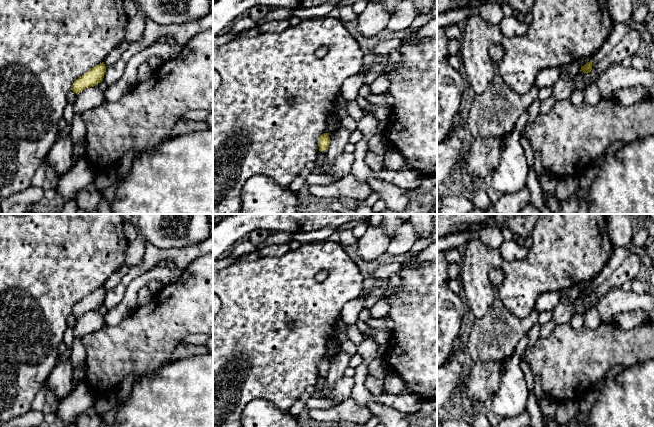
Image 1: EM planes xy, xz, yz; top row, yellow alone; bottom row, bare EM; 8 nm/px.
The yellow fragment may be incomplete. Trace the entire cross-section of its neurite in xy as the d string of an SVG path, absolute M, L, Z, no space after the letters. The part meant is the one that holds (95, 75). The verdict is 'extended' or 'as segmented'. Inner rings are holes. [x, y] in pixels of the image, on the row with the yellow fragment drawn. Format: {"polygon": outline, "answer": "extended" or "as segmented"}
{"polygon": "M104 62L94 66L74 81L71 90L78 95L84 89L94 87L96 84L103 81L105 72L106 66Z", "answer": "as segmented"}

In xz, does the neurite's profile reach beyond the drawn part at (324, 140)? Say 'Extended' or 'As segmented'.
As segmented

